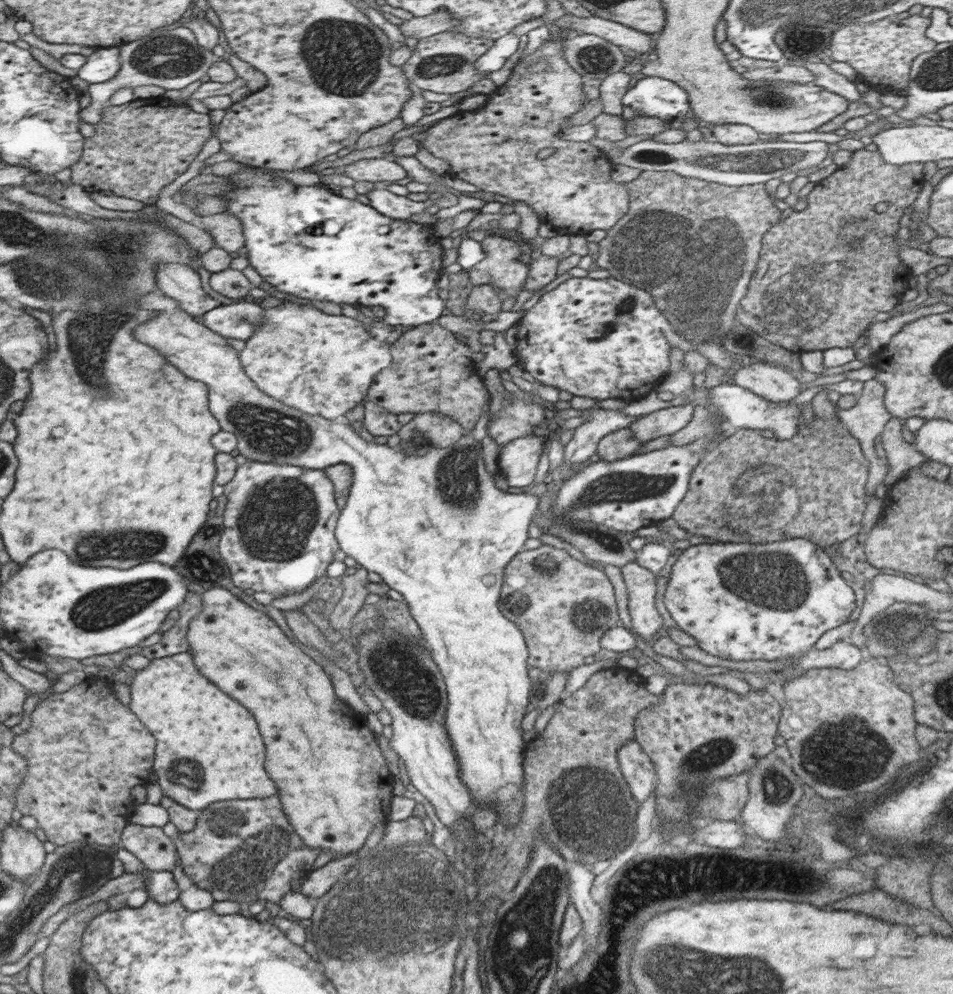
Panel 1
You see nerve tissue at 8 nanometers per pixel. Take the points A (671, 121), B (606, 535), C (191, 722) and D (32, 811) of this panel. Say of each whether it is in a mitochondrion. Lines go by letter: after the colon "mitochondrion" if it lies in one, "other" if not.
A: other
B: mitochondrion
C: other
D: other

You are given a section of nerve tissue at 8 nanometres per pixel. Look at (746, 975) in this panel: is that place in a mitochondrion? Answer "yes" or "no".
yes

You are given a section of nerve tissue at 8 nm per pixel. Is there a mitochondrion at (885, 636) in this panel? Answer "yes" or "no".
yes

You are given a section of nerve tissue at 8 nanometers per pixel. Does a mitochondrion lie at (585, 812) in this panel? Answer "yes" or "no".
yes

